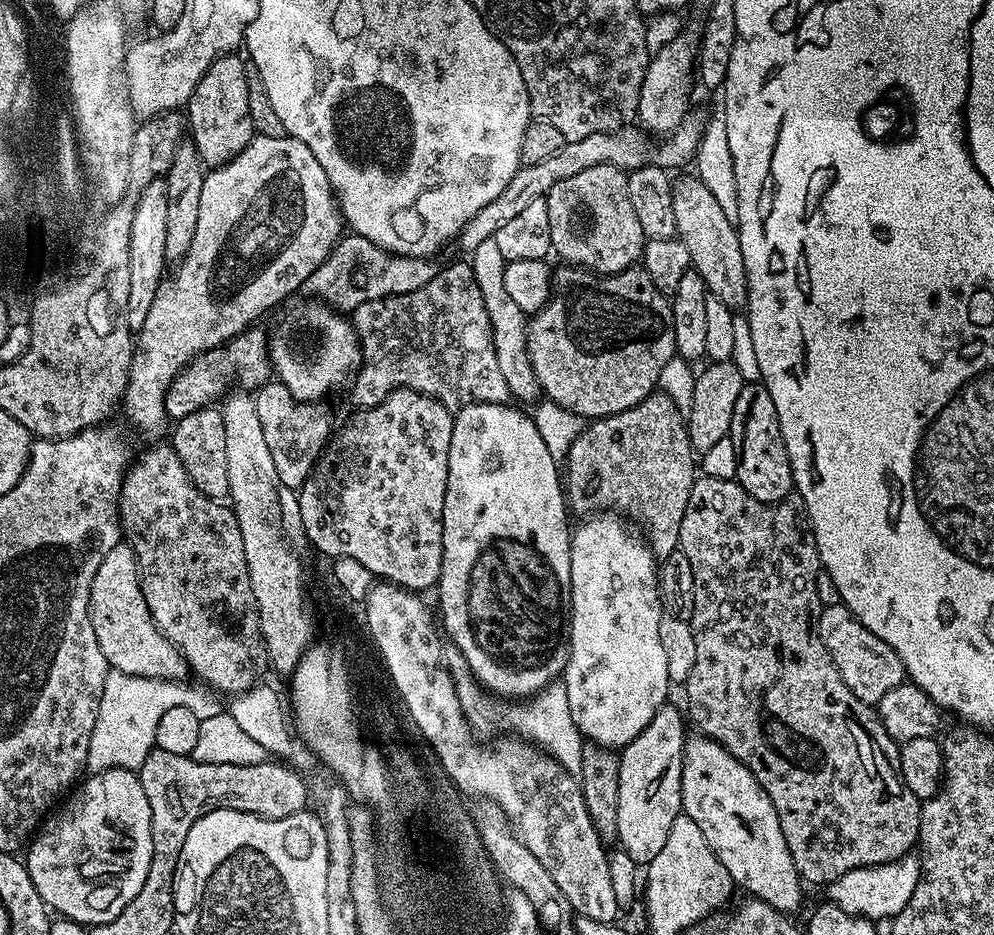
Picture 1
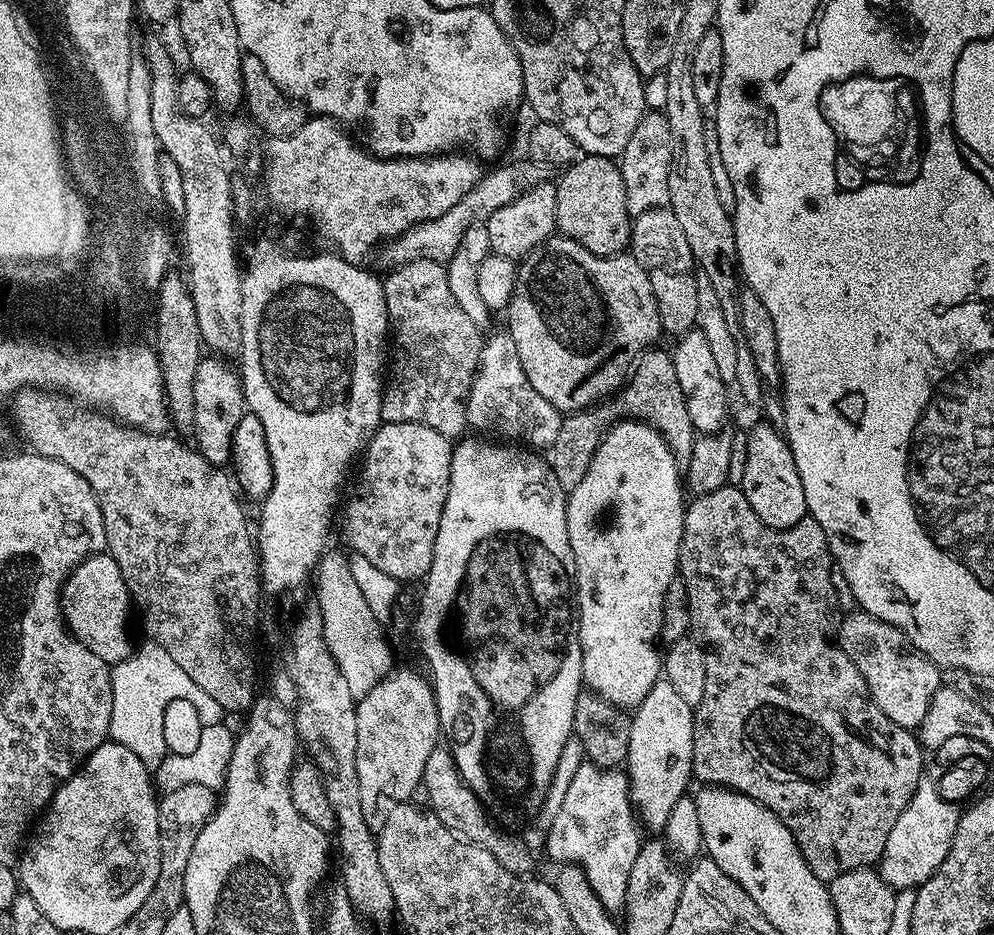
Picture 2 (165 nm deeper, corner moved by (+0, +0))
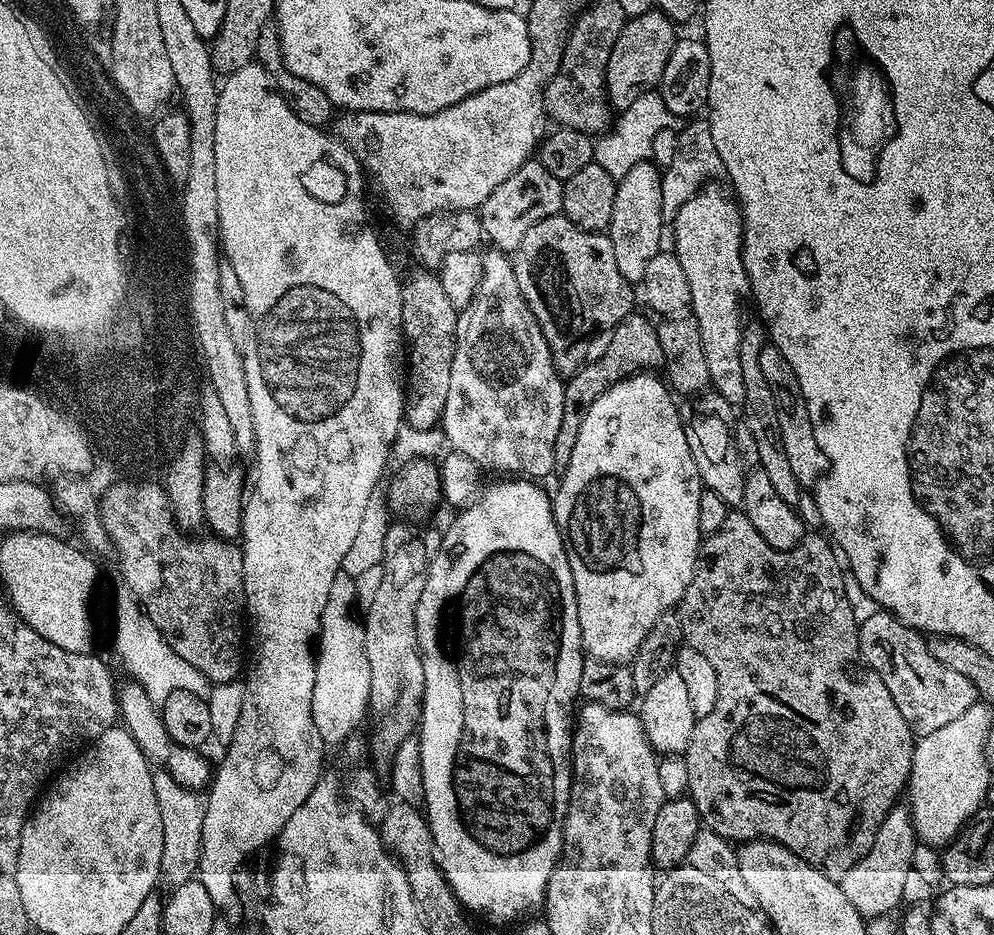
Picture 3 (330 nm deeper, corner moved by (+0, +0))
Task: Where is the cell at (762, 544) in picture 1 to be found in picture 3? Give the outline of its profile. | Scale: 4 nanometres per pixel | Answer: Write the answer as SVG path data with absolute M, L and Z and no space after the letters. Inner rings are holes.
M732 510L717 532L703 537L690 586L686 586L686 594L678 605L683 643L699 650L708 659L710 666L714 666L714 674L718 674L718 702L714 702L714 710L710 710L710 714L697 719L694 734L690 734L688 748L682 753L688 771L687 795L694 802L703 827L707 831L718 833L729 842L773 840L814 866L814 870L826 874L826 878L837 882L867 854L870 846L874 846L874 838L886 814L897 807L899 800L896 799L902 796L908 786L916 745L912 727L906 718L902 718L902 710L898 710L894 698L890 698L886 682L882 682L878 674L866 670L861 663L858 642L860 626L846 596L845 579L846 572L841 557L827 535L808 534L802 542L798 542L798 546L790 550L774 550L774 546L770 546L770 542L766 542L766 538L754 530L754 525L750 523L750 518L746 518L744 511Z

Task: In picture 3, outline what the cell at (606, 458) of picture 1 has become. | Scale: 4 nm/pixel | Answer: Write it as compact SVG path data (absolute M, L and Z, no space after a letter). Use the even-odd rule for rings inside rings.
M639 314L628 316L608 336L604 353L596 360L583 364L574 375L567 377L562 402L562 426L558 426L558 438L554 438L556 468L563 470L570 462L570 454L574 454L574 442L578 442L578 430L582 426L582 418L586 418L586 410L590 410L590 406L598 402L598 398L607 388L628 376L644 374L649 370L660 370L663 367L662 342L658 342L656 324Z

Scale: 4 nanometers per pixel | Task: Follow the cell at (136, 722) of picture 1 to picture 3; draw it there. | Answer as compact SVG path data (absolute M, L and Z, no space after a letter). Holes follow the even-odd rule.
M120 590L116 596L116 656L120 664L129 672L131 679L150 698L154 705L163 705L164 699L174 690L190 690L207 698L212 692L212 684L190 662L178 658L164 635L150 622L142 606L133 598L131 592Z

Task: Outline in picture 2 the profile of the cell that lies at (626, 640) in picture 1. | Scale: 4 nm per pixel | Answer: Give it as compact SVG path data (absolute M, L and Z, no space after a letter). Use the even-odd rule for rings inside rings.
M622 420L609 428L604 440L598 446L582 482L567 493L568 509L566 510L566 530L570 534L570 550L574 550L574 566L576 567L576 595L578 605L578 623L580 625L580 645L582 646L583 683L591 691L598 693L606 702L625 710L635 709L636 705L650 694L650 690L662 678L662 652L656 649L656 642L661 639L660 628L663 618L663 599L672 580L677 579L680 567L680 543L684 533L684 510L686 507L686 488L682 483L682 468L677 464L675 454L650 424L639 420Z

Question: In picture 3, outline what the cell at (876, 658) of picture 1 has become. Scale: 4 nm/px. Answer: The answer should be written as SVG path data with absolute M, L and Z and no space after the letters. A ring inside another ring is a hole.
M879 610L870 618L860 622L859 626L858 642L860 643L861 661L871 672L878 674L878 678L882 678L882 682L886 682L886 690L890 690L890 698L894 698L898 710L902 710L902 718L906 718L906 722L912 727L913 733L917 737L934 734L934 730L956 721L960 715L966 714L966 710L970 710L970 706L978 703L974 682L970 682L970 678L958 674L958 670L950 670L946 666L942 666L942 662L938 662L938 658L934 658L934 654L930 654L927 639L916 629L911 628L909 624L903 624L891 612Z

